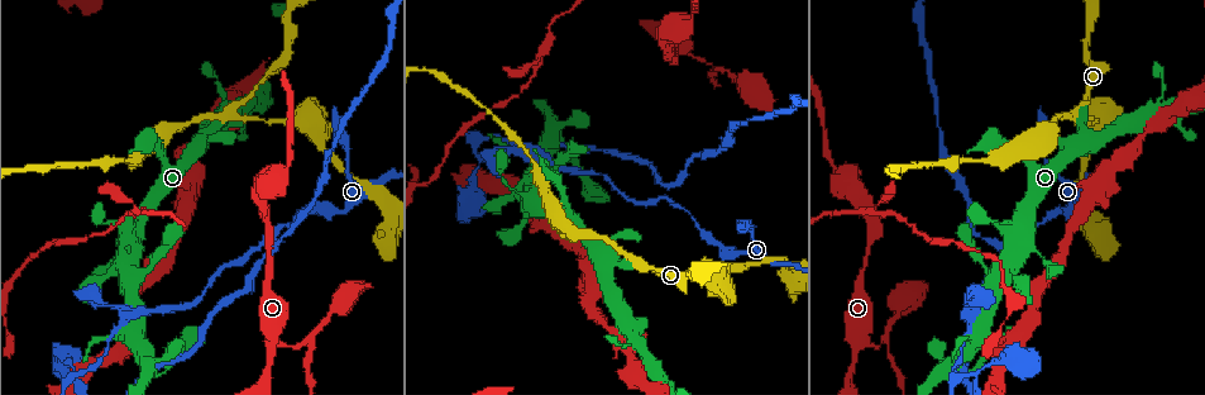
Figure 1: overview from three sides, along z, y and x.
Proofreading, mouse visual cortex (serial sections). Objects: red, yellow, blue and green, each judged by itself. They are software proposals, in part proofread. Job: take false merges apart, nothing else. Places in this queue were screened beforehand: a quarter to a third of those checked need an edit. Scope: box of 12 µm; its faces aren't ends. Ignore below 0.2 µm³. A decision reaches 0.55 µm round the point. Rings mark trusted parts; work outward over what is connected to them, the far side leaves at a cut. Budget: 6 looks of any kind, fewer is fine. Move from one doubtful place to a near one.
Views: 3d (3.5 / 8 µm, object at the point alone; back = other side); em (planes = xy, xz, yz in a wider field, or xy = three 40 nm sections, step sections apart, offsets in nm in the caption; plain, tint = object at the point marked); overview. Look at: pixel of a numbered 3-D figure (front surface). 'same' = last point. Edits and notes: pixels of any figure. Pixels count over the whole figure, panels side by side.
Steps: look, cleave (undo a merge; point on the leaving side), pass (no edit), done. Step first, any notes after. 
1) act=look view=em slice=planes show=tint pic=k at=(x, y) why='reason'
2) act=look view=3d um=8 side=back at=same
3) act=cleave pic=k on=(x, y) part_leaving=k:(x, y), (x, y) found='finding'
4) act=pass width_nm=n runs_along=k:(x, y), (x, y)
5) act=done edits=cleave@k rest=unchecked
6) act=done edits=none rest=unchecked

act=look view=3d um=3.5 pic=1 at=(233, 106) why='sharp bend'

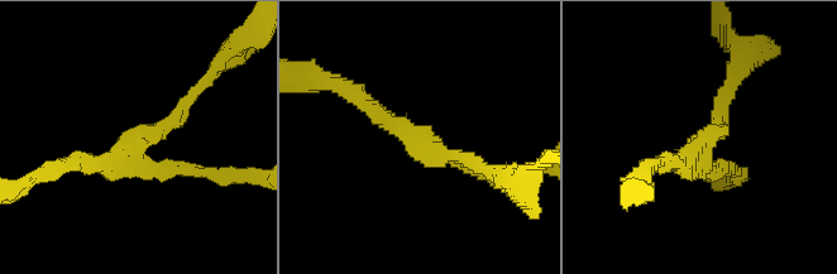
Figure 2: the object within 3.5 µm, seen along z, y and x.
act=look view=em slice=xy step=3 show=tint pic=2 at=(130, 148) why='need the tissue'

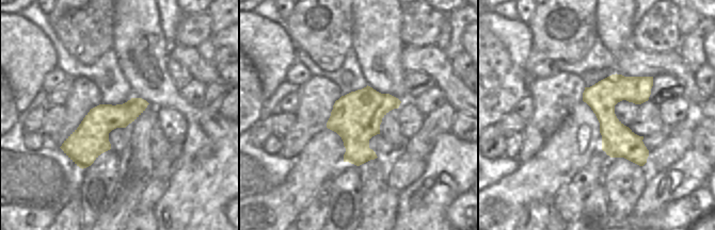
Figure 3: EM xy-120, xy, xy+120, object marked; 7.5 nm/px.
act=pass arm_widths_nm=150,200,200 found='one cell here'

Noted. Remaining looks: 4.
act=look view=3d um=8 pic=1 at=(974, 375) why='side arm on a straight run'

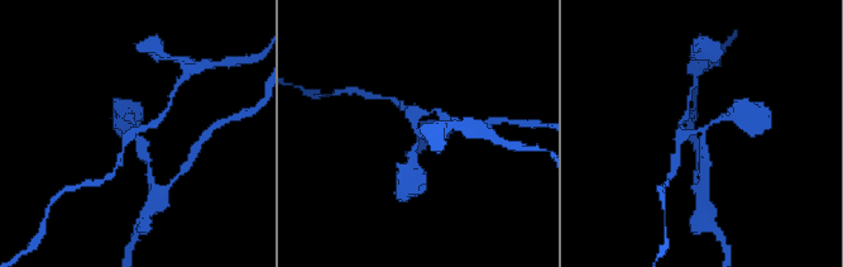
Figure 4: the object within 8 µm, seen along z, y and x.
act=look view=3d um=3.5 pic=4 at=(418, 135) why='closer look'

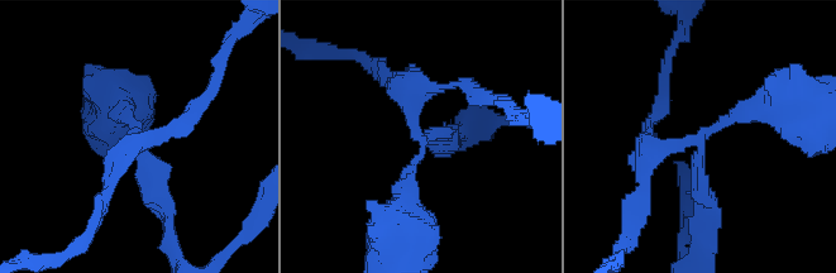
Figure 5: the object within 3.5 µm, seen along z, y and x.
act=look view=em slice=planes show=tint pic=5 at=(697, 143) why='now the EM'

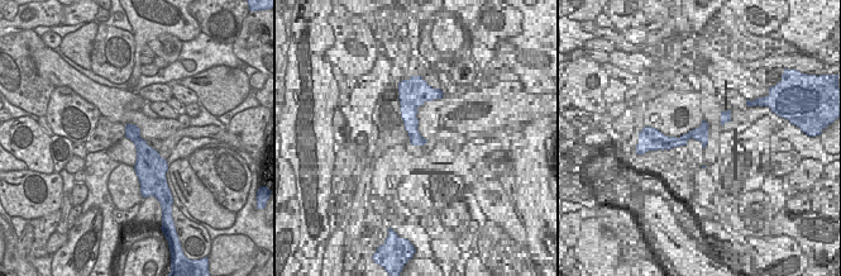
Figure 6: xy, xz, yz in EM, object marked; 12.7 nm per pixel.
act=cleave pic=5 on=(143, 188) width_nm=220 border=6:(139, 137), (132, 141) found='two cells meet here'

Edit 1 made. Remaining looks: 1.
act=done edits=cleave@5 rest=unchecked

